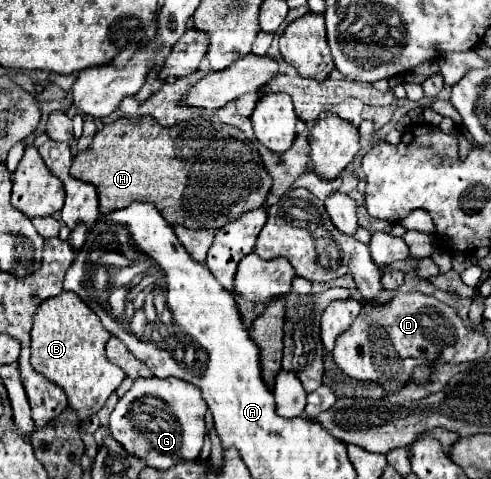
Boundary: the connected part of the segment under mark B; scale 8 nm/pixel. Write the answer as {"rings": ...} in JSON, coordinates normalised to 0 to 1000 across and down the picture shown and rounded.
{"rings":[[[151,610],[90,626],[65,668],[65,764],[130,810],[138,843],[159,860],[163,881],[179,877],[253,793],[253,777],[212,743],[212,722],[224,710],[220,689]]]}

